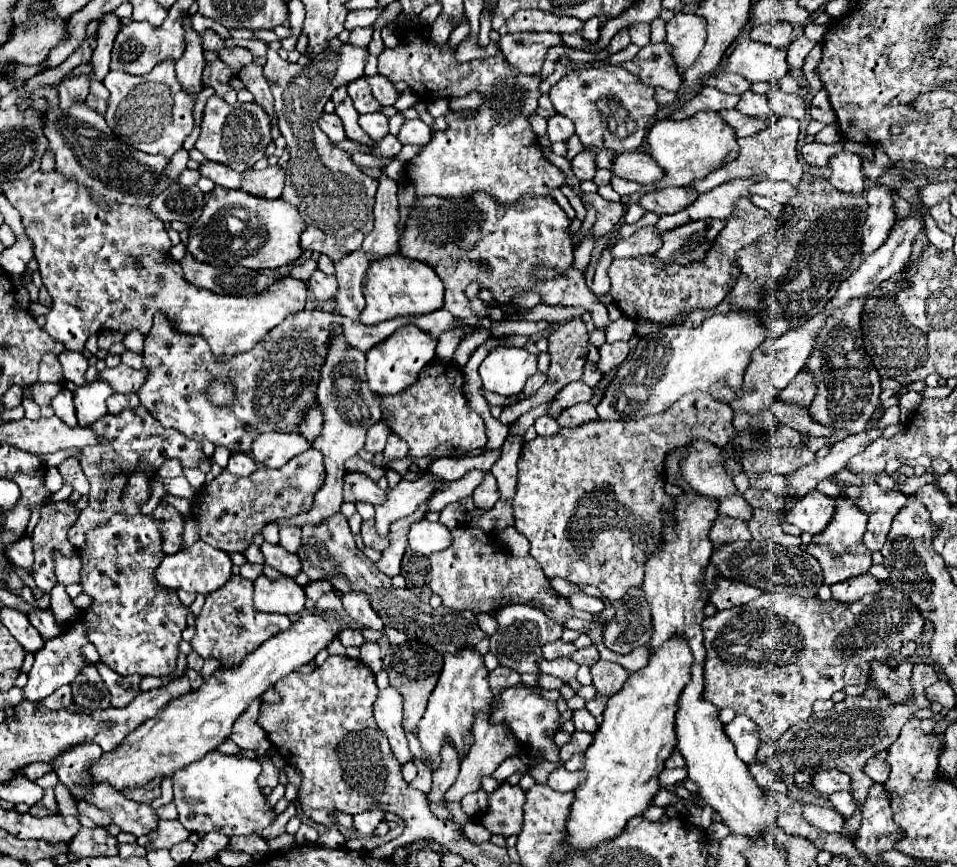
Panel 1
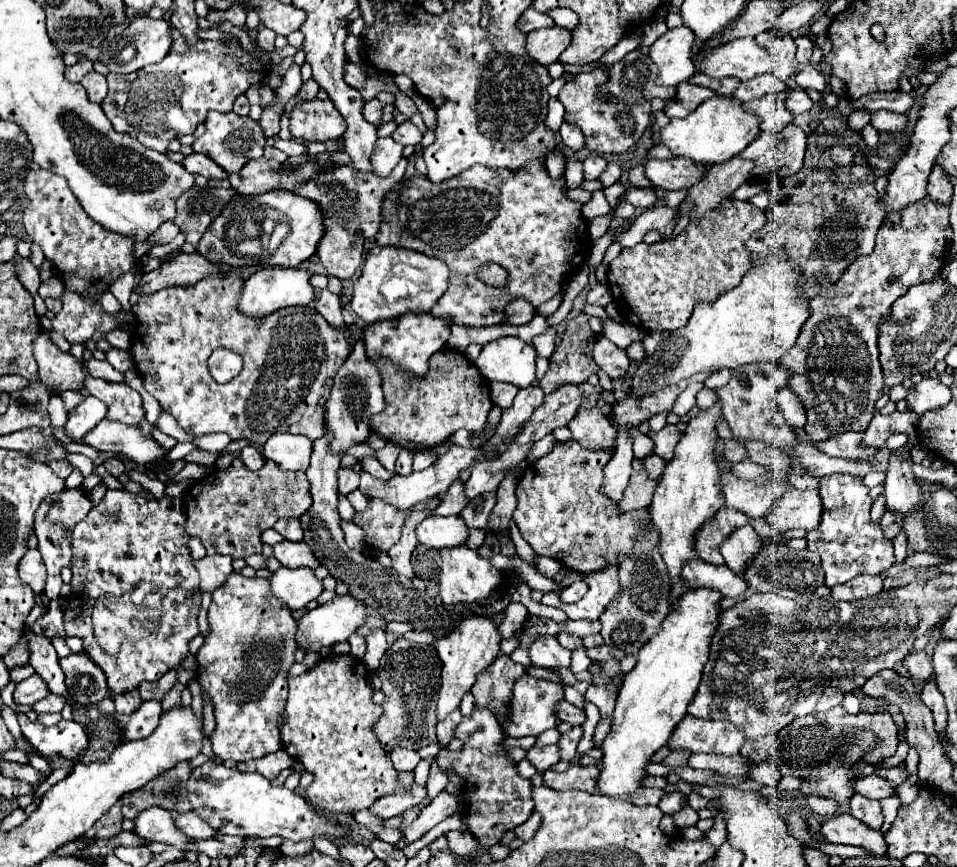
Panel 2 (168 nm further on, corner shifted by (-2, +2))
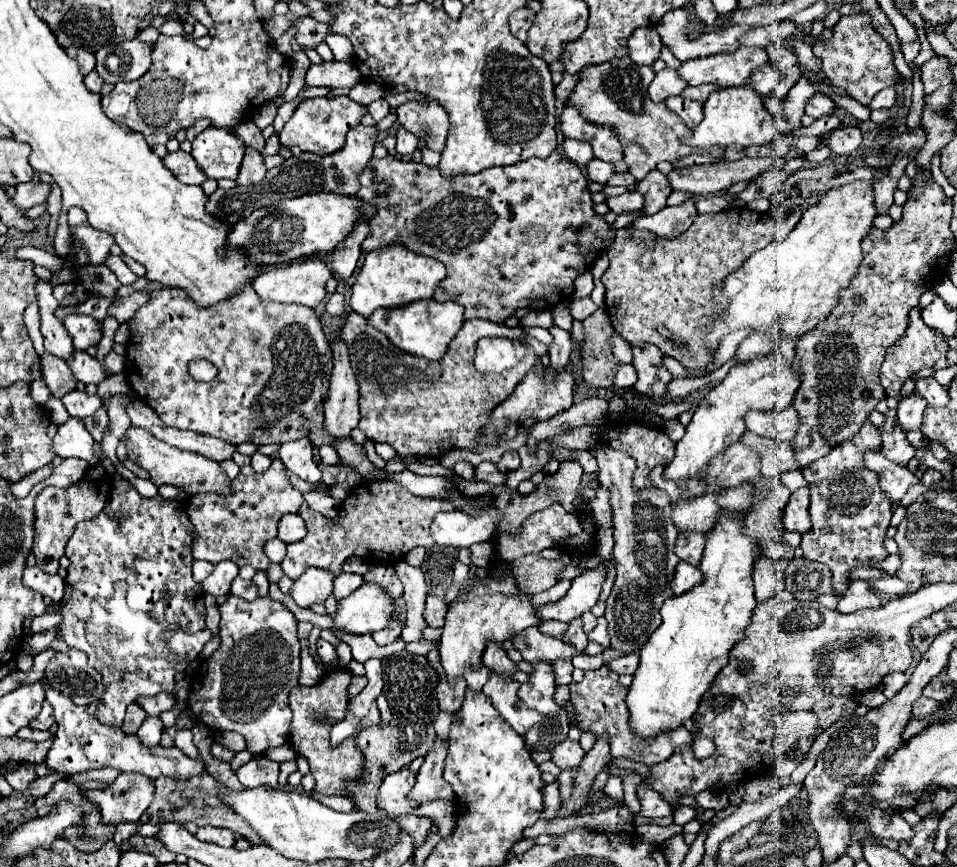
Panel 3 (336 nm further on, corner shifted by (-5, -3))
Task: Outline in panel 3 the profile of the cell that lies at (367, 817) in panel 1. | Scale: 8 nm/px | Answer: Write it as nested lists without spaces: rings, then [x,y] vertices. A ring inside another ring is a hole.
[[[434,740],[434,748],[424,756],[424,764],[418,772],[418,782],[414,786],[414,798],[418,802],[434,800],[434,798],[444,798],[448,802],[454,800],[454,792],[450,784],[444,782],[442,778],[442,768],[444,768],[444,758],[448,752],[448,740]]]

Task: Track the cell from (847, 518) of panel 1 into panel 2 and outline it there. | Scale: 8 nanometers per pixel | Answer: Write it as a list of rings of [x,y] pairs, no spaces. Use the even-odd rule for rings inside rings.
[[[827,475],[827,477],[819,479],[819,491],[821,491],[821,499],[823,499],[823,519],[817,529],[807,533],[807,549],[821,557],[823,571],[825,571],[825,585],[835,587],[839,583],[851,581],[859,573],[881,575],[885,569],[889,569],[895,563],[893,543],[891,543],[891,539],[887,539],[883,535],[881,527],[871,521],[869,511],[871,511],[873,499],[867,495],[869,489],[861,483],[861,479],[851,477],[851,475]]]

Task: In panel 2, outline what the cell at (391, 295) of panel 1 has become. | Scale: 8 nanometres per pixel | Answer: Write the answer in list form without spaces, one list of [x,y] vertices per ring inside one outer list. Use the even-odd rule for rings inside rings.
[[[373,247],[365,255],[361,277],[353,285],[351,307],[363,323],[397,319],[405,313],[429,313],[447,291],[449,269],[443,261],[399,247]]]

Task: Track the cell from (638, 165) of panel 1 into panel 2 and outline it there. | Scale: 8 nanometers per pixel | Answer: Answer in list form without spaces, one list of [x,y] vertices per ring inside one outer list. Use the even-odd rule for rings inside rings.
[[[673,157],[673,159],[651,159],[645,163],[647,179],[659,189],[681,189],[691,187],[701,181],[705,165],[691,163],[691,159]]]

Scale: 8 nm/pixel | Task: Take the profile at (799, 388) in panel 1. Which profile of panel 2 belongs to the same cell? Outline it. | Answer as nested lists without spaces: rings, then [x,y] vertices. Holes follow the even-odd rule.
[[[783,387],[783,391],[779,391],[777,409],[785,417],[787,425],[791,425],[791,427],[803,427],[805,425],[807,415],[803,411],[803,403],[799,403],[799,397],[789,387]]]

